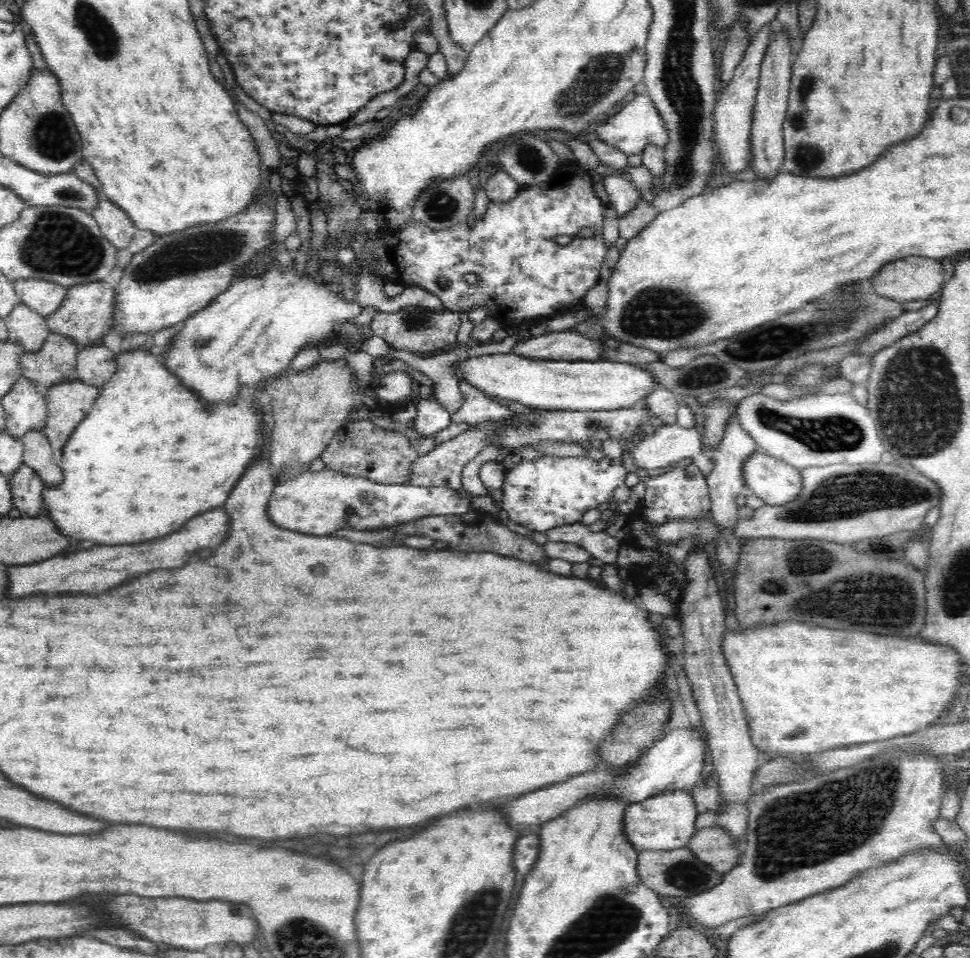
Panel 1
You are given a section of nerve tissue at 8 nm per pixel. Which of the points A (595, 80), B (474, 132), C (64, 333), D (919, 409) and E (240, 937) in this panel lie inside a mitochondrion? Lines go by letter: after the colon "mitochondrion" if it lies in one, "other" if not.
A: mitochondrion
B: other
C: other
D: mitochondrion
E: other

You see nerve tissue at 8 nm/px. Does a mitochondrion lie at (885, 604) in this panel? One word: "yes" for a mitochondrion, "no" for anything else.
yes

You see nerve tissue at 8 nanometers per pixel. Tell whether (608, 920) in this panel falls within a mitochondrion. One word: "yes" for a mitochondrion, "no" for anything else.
yes

